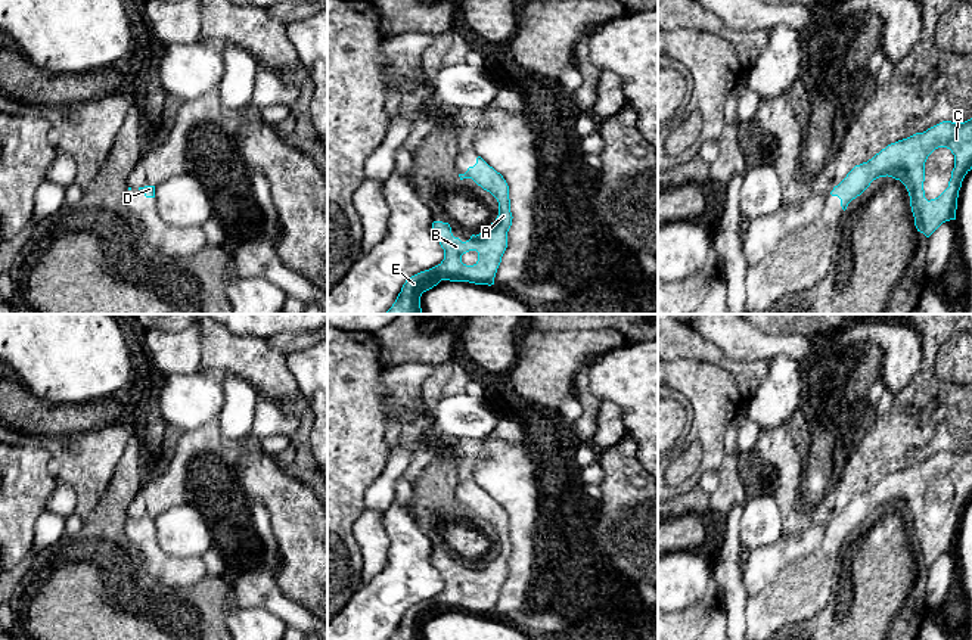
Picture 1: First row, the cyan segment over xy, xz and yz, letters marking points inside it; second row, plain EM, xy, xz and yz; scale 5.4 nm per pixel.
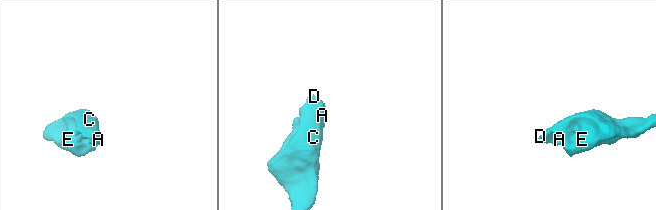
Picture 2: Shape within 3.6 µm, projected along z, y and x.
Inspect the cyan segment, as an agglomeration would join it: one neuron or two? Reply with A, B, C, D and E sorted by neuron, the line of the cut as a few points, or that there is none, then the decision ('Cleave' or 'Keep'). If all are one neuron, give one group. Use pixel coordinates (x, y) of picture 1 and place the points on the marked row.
Groups: A B C D E. No split. Keep

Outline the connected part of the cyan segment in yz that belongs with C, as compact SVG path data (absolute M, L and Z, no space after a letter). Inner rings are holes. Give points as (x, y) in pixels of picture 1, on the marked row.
M972 118L965 122L943 121L923 133L888 145L867 162L855 165L830 195L841 199L845 211L873 180L886 175L900 180L909 192L917 232L929 237L943 223L956 220L959 190L971 170ZM938 147L951 150L954 168L948 187L938 198L928 201L923 190L925 162Z

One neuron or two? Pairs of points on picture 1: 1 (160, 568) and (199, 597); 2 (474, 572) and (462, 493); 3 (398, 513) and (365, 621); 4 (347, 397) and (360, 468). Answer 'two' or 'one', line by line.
1: two
2: one
3: one
4: one

